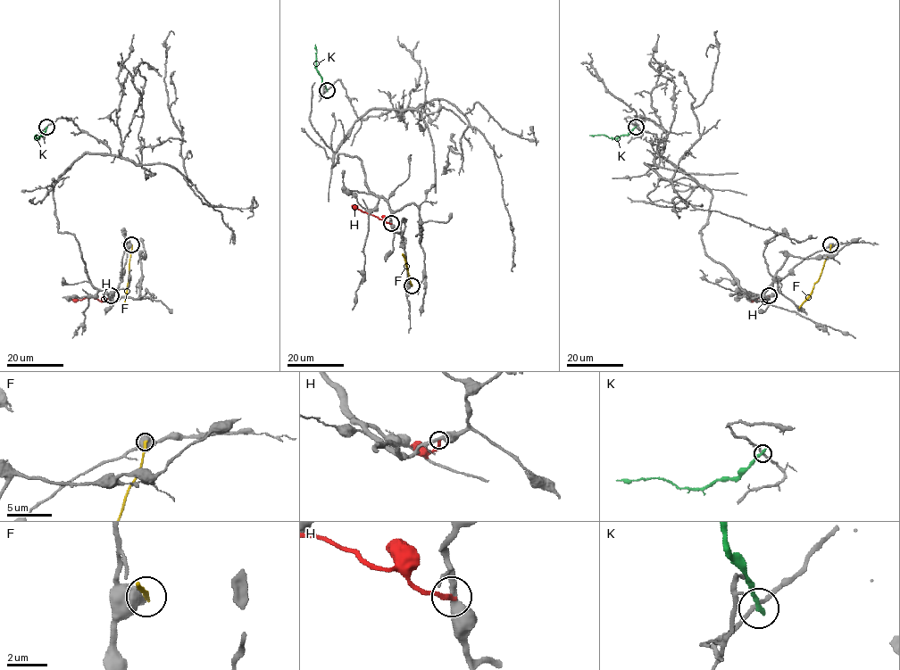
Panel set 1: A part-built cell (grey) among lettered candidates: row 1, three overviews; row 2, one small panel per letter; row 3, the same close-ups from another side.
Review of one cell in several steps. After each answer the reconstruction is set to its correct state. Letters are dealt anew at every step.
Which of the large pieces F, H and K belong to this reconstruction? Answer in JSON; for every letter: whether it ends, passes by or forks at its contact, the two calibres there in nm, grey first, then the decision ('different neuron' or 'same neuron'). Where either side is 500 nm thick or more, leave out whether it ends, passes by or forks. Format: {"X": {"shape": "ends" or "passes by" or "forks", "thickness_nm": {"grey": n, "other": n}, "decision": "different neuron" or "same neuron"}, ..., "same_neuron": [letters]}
{"F": {"thickness_nm": {"grey": 500, "other": 240}, "decision": "different neuron"}, "H": {"shape": "ends", "thickness_nm": {"grey": 360, "other": 220}, "decision": "different neuron"}, "K": {"shape": "ends", "thickness_nm": {"grey": 180, "other": 280}, "decision": "different neuron"}, "same_neuron": []}

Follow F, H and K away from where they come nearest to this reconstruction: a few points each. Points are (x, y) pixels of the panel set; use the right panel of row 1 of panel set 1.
F: (830, 244), (819, 279), (799, 308)
H: (768, 296), (764, 301), (760, 297), (751, 300)
K: (636, 127), (628, 135), (614, 138), (589, 135)

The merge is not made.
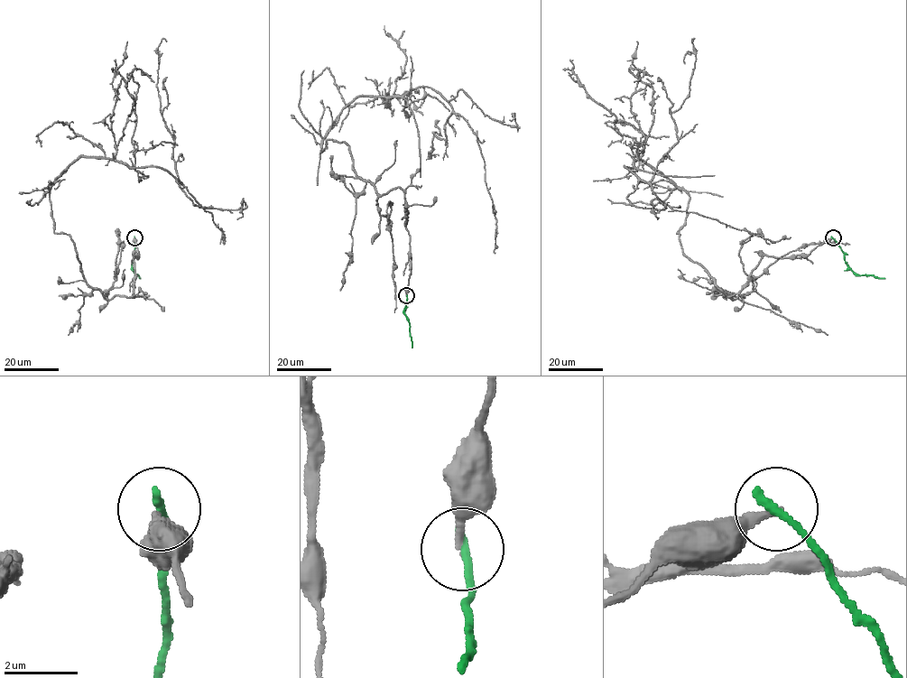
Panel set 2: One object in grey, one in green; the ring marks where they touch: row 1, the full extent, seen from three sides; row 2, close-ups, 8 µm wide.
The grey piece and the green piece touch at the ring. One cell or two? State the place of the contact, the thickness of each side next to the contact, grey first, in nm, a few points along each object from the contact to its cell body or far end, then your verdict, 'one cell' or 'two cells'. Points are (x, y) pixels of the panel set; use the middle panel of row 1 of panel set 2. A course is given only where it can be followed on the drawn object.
(406, 295) | 170/280 nm | grey via (406, 295), (404, 193), (378, 194), (322, 138), (359, 97), (429, 87), (452, 108), (430, 147) | green via (406, 295), (404, 314), (409, 322), (412, 348) | two cells

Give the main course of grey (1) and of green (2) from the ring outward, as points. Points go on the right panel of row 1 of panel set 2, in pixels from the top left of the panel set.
1: (832, 238), (764, 255), (732, 299), (685, 255), (689, 196), (624, 166), (649, 181), (678, 142), (685, 63)
2: (832, 238), (844, 253), (845, 263), (855, 273), (884, 279)

